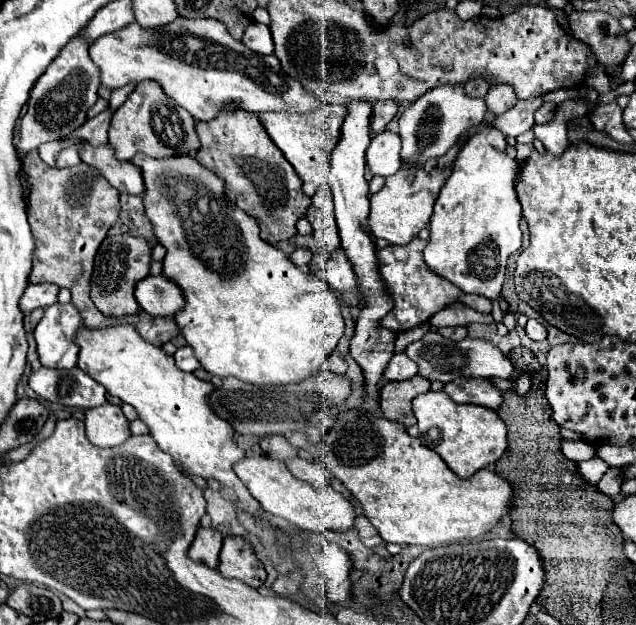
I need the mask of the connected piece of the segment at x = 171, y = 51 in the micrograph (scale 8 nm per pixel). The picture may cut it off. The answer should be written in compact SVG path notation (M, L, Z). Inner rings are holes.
M177 18L173 24L167 24L165 28L159 30L147 30L141 28L137 22L127 24L125 28L117 30L117 32L109 32L105 36L101 36L101 40L97 40L97 44L89 46L89 54L91 60L101 68L101 84L115 90L121 88L129 82L143 82L143 80L157 80L161 82L163 90L177 100L195 120L211 120L217 116L217 112L221 108L233 108L231 102L239 102L239 106L247 112L315 112L317 108L321 108L321 100L317 100L317 96L313 96L311 92L305 92L305 88L301 88L299 80L293 80L291 76L285 76L285 72L281 70L281 64L277 60L277 56L263 56L257 54L249 48L243 46L243 42L237 42L229 36L227 28L211 18L205 20L187 20L187 18Z

